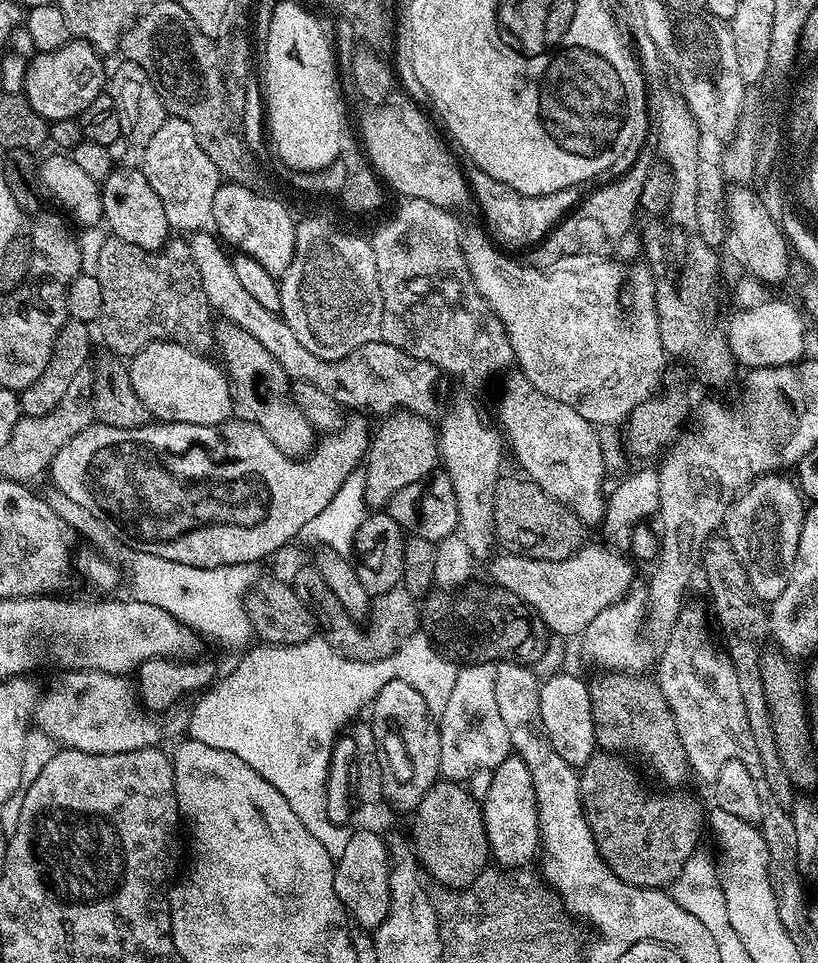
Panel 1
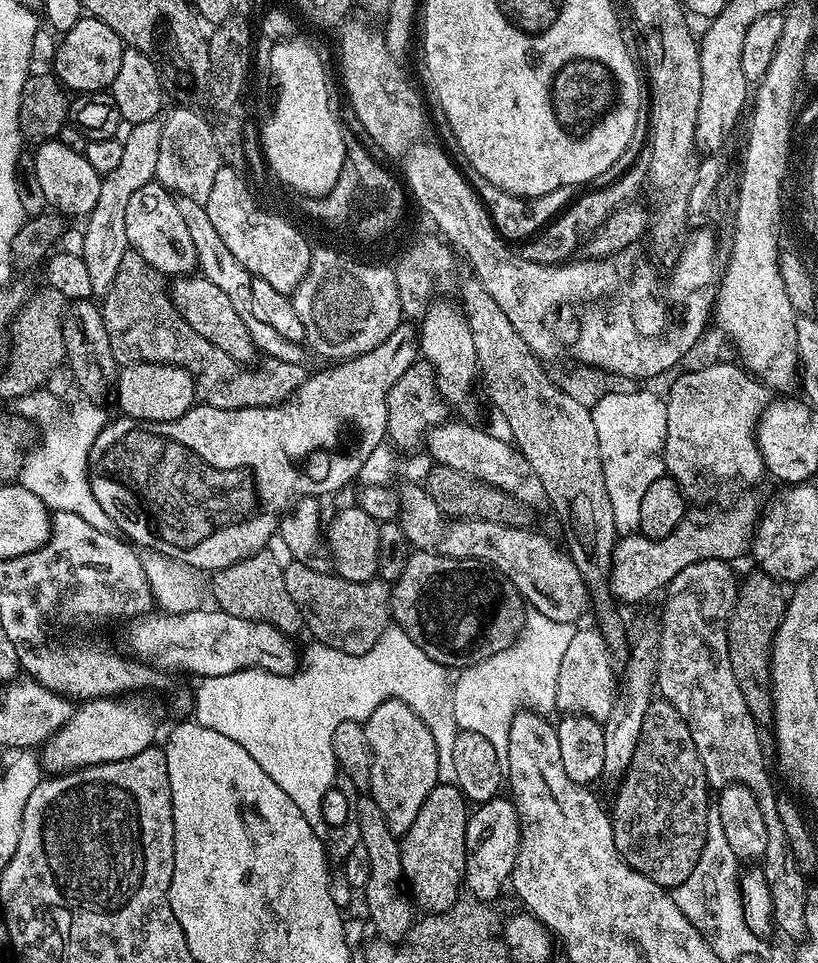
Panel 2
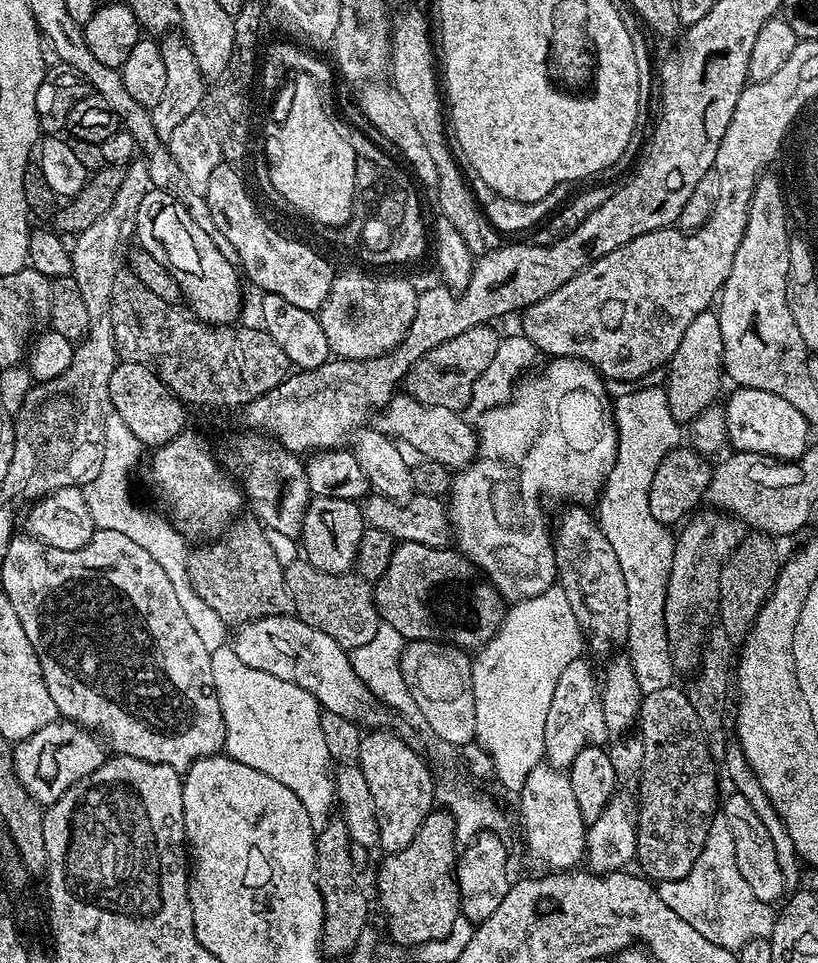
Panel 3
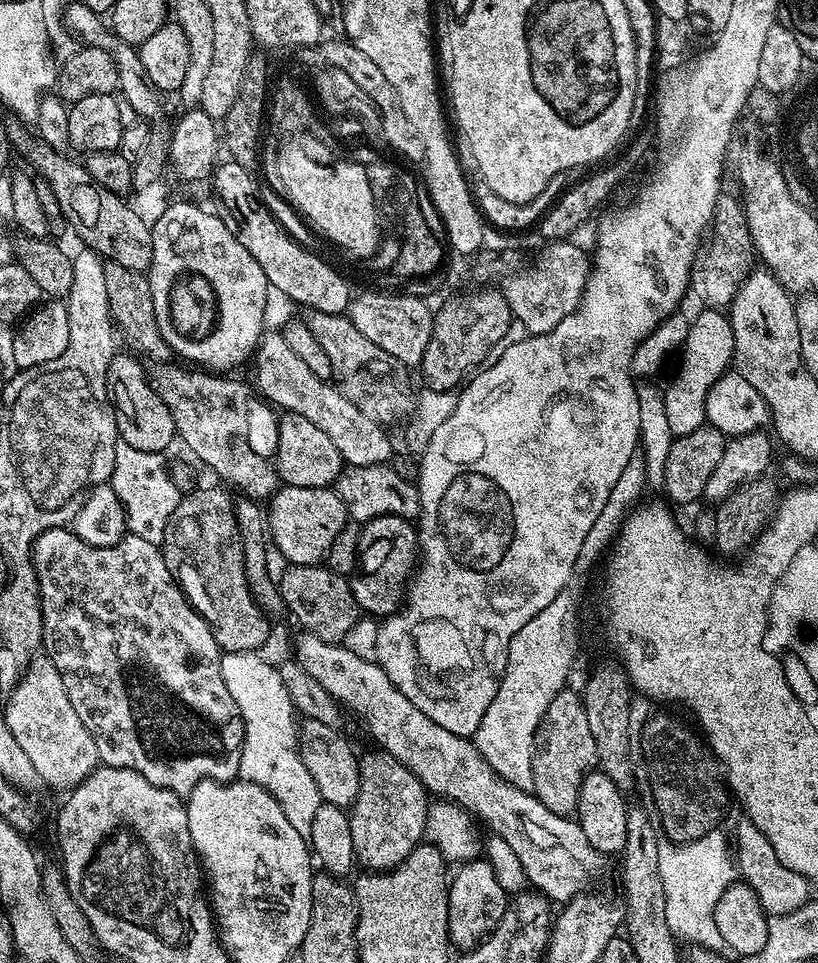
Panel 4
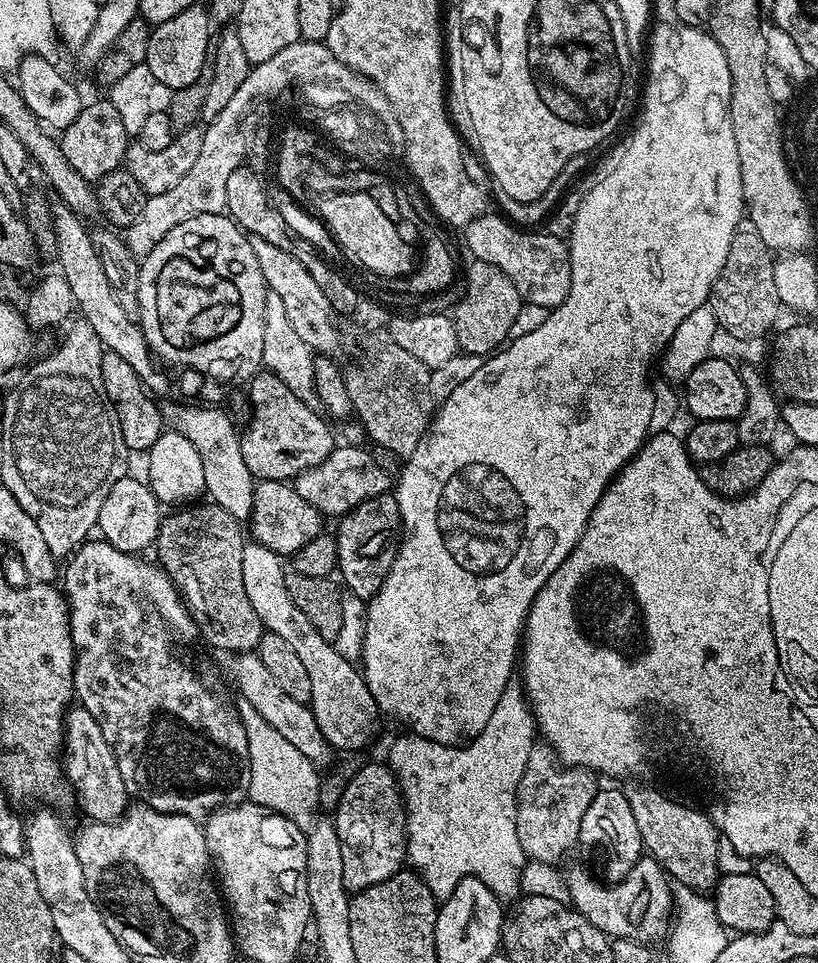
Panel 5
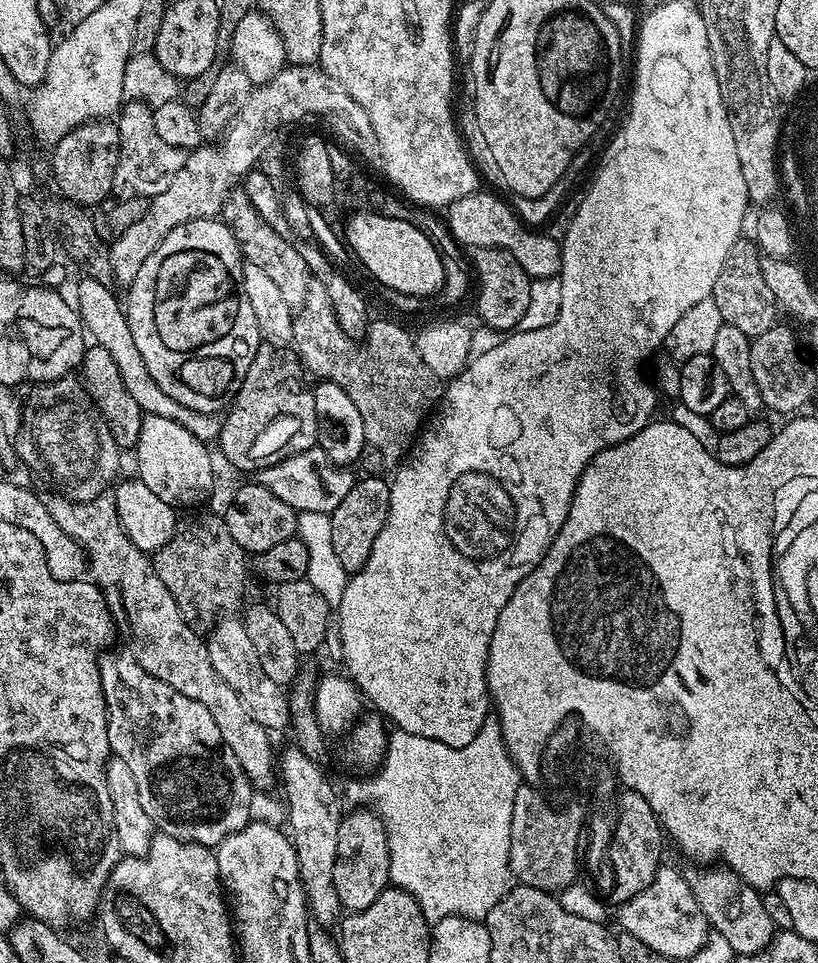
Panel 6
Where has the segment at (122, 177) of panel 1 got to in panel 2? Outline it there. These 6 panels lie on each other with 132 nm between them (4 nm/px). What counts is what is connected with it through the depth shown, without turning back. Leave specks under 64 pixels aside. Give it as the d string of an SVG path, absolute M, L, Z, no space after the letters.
M155 182L130 194L130 202L126 205L126 238L129 249L142 254L150 266L161 270L173 268L173 273L188 274L197 267L196 258L190 234L178 212L176 199L167 188Z

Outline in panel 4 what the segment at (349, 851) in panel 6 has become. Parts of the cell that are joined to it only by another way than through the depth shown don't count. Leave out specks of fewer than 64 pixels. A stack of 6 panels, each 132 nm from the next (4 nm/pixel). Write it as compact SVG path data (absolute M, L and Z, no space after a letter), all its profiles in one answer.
M383 750L375 751L359 757L358 798L347 815L355 859L364 863L365 869L387 870L398 866L425 839L430 796L423 782L398 758Z

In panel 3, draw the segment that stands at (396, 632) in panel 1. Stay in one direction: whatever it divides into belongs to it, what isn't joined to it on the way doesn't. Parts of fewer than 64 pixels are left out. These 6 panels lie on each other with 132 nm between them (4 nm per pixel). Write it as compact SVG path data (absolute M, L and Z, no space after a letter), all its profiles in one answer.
M297 558L291 565L285 567L284 577L286 578L286 590L292 599L292 611L302 622L306 622L306 626L314 630L322 630L322 634L330 634L330 638L334 638L334 642L338 642L346 650L366 646L366 642L370 642L370 638L378 634L378 626L382 621L374 602L373 585L363 580L361 576L352 572L326 574L310 566L307 560Z

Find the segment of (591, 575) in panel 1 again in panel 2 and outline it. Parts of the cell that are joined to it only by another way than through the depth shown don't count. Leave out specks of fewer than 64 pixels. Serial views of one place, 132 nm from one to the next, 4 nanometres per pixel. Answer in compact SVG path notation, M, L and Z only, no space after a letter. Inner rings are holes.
M744 496L737 504L724 508L721 512L707 512L706 509L696 506L693 510L685 511L682 522L670 535L661 540L651 540L648 536L639 534L621 535L617 539L615 548L612 549L612 567L610 569L610 592L621 605L636 604L647 596L652 596L656 591L667 589L668 584L678 574L678 570L686 570L696 560L723 560L736 562L740 555L749 551L752 534L756 521L760 519L762 504L759 504L752 496ZM453 519L445 527L438 548L450 558L491 564L520 591L531 611L546 614L554 622L575 625L588 604L590 608L590 589L567 551L563 547L555 548L542 533L532 531L480 519Z

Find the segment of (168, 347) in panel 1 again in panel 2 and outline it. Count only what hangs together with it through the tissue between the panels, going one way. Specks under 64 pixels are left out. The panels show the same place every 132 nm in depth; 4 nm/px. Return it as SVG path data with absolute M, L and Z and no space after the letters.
M126 364L116 379L115 403L120 403L120 412L131 420L146 422L174 422L194 407L198 400L198 384L192 373L173 364Z

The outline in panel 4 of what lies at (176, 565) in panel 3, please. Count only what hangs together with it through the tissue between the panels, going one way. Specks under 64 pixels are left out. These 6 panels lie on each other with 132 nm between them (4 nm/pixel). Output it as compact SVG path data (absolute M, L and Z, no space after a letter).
M120 442L116 446L114 470L110 487L124 505L126 528L131 535L160 546L164 543L166 526L180 505L182 489L172 481L170 464L159 452L134 450L134 446Z

